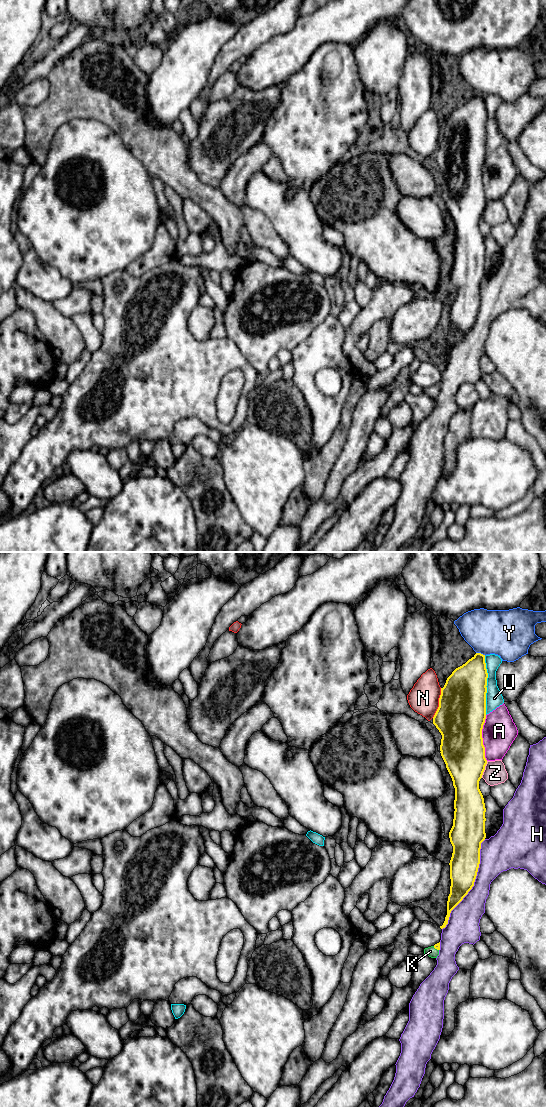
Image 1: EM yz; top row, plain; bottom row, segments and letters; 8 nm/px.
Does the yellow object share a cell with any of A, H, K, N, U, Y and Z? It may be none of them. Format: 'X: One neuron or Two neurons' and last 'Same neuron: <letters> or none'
A: Two neurons
H: Two neurons
K: One neuron
N: Two neurons
U: Two neurons
Y: Two neurons
Z: Two neurons
Same neuron: K

